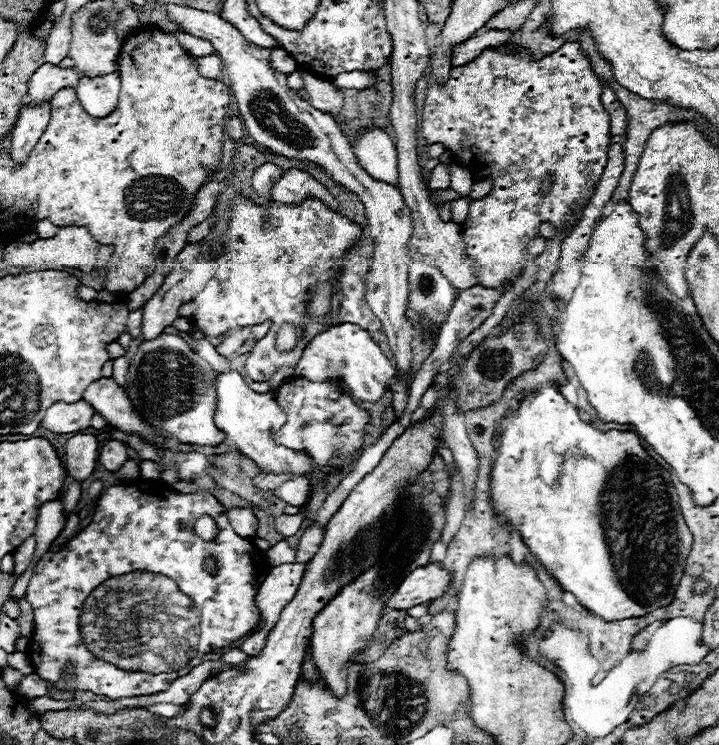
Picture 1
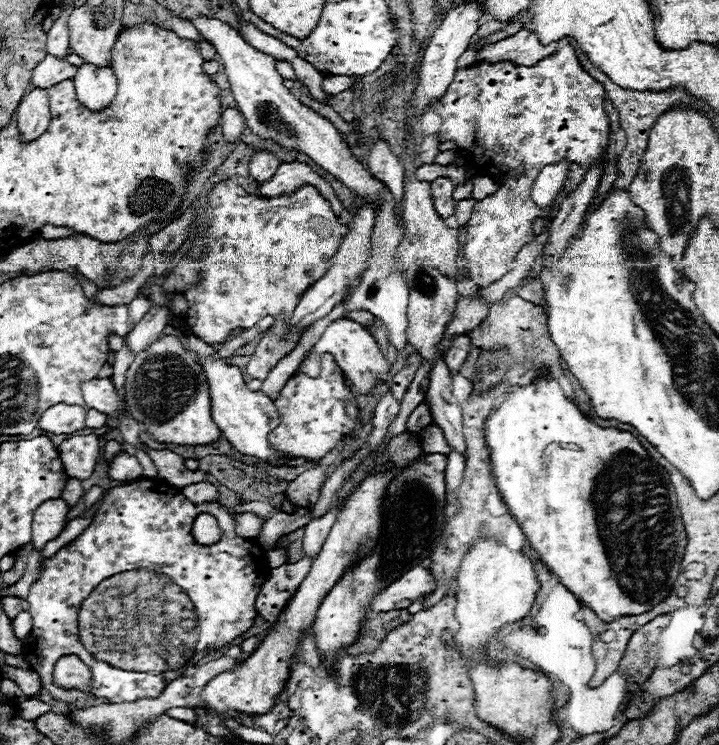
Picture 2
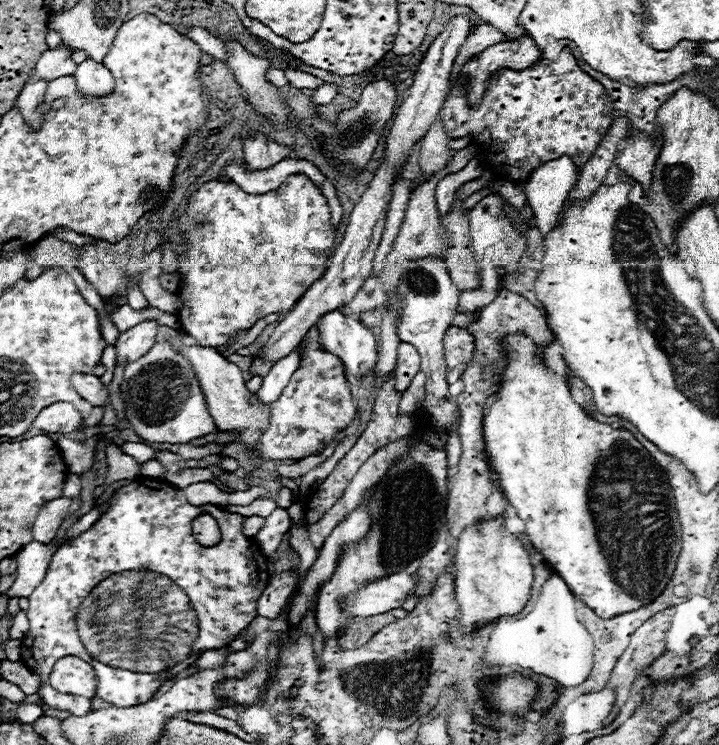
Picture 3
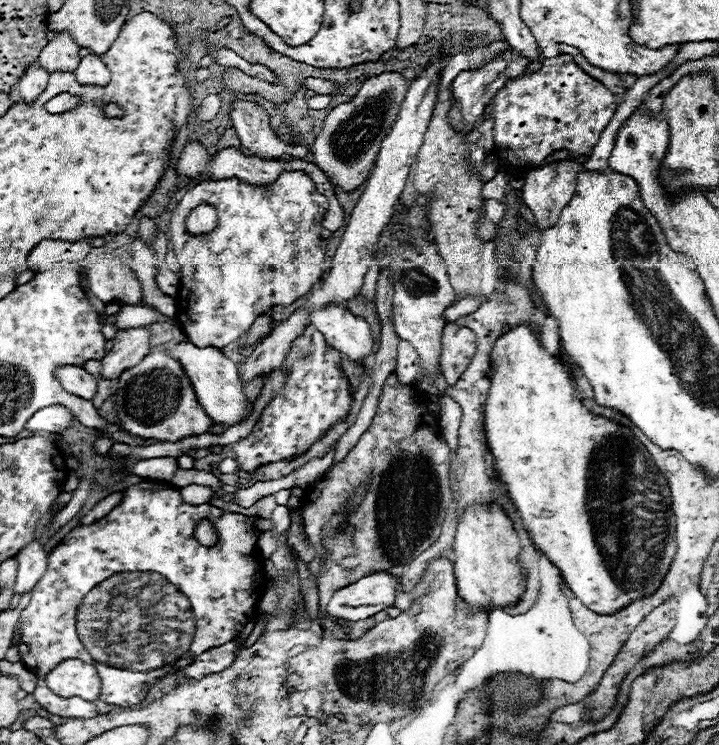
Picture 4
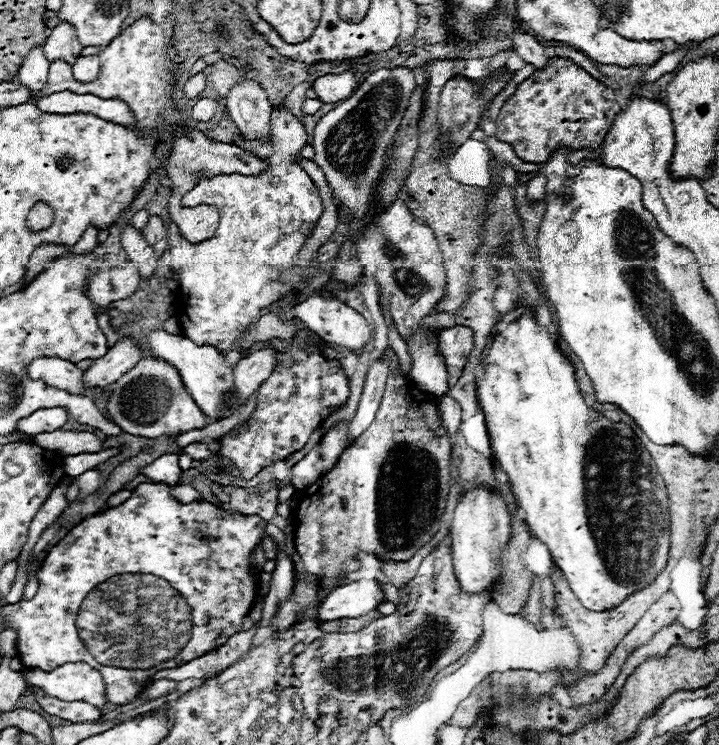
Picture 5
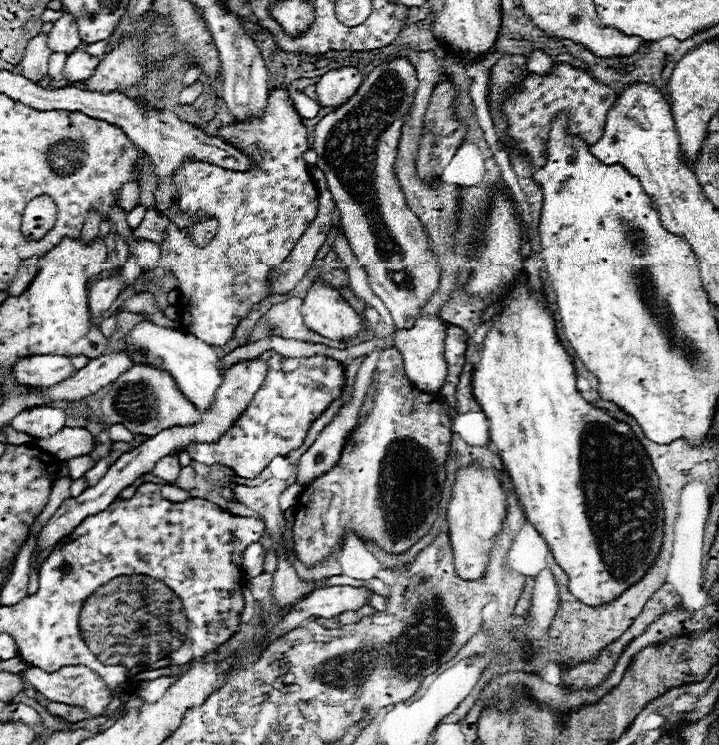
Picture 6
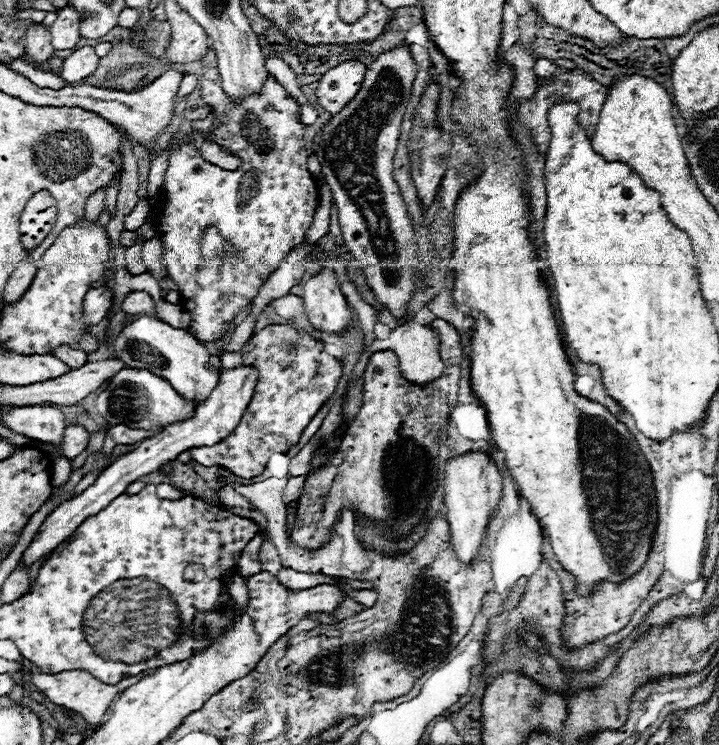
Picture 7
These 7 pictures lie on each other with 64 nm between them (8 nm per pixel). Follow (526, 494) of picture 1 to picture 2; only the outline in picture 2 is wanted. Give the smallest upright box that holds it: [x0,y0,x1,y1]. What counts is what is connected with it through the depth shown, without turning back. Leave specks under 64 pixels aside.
[488,378,688,622]

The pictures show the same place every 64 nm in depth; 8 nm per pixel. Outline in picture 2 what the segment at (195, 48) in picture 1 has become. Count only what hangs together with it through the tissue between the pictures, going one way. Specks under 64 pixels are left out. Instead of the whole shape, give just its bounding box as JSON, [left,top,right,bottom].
[194,40,218,60]

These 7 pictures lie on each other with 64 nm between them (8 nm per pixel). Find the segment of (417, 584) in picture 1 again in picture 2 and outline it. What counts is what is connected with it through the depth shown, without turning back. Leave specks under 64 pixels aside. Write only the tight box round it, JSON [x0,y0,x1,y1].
[370,566,436,614]

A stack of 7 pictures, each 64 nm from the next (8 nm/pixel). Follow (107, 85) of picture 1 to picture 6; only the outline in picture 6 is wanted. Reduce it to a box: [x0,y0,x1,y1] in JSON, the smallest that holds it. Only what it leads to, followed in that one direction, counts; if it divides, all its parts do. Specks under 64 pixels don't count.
[66,52,100,80]

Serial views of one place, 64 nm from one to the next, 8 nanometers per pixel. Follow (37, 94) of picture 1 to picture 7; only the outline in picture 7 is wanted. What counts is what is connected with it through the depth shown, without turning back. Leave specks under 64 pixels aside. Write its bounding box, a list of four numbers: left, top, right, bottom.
[50,6,80,50]

